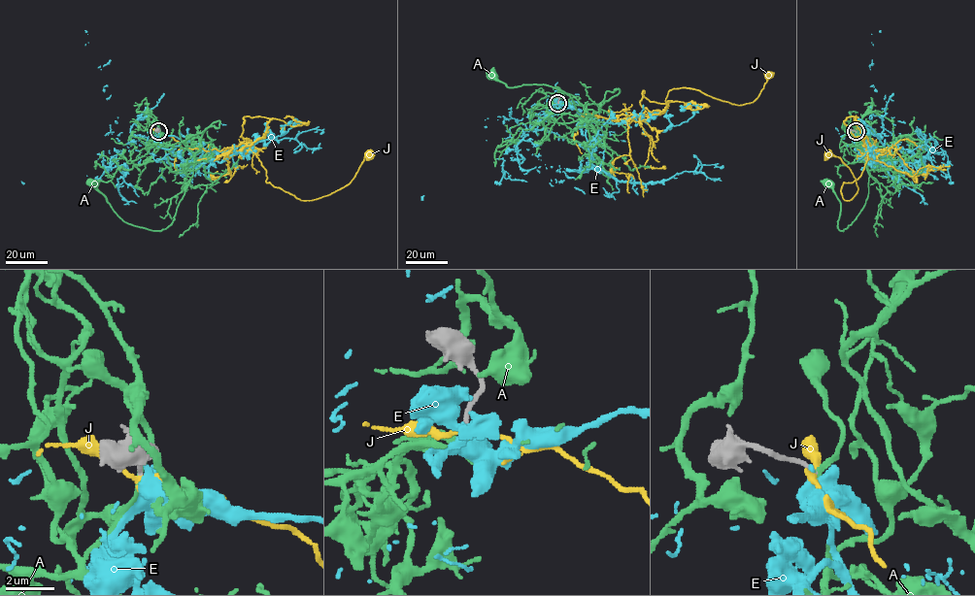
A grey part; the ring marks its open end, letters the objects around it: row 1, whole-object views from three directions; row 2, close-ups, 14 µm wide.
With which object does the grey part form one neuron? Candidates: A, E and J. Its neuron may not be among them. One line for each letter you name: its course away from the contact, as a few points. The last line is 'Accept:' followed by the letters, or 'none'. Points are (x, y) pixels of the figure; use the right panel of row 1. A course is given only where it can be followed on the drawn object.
A: via (856, 131), (876, 151), (874, 168), (866, 165), (863, 208), (844, 230), (837, 228), (840, 203), (826, 182)
Accept: A

